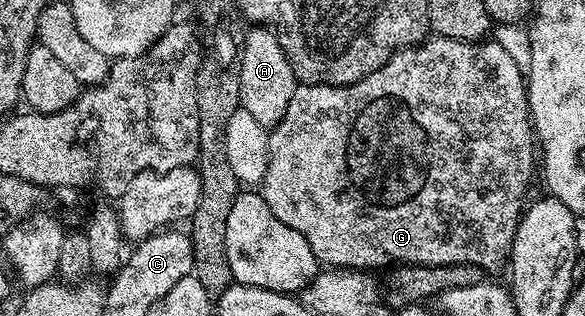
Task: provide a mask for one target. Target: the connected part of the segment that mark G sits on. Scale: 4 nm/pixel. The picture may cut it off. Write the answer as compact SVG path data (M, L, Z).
M432 35L413 48L396 52L385 66L352 84L300 83L296 86L293 98L289 98L289 107L285 109L285 118L270 129L267 137L267 169L263 175L261 195L265 202L269 202L269 210L273 210L285 226L293 226L293 230L309 242L309 250L313 250L320 265L335 270L375 270L371 268L383 268L386 264L420 264L430 268L475 264L484 273L491 274L508 263L519 217L528 199L527 183L531 180L534 164L536 167L537 140L533 135L531 111L527 105L525 72L497 43L470 44L464 40Z

